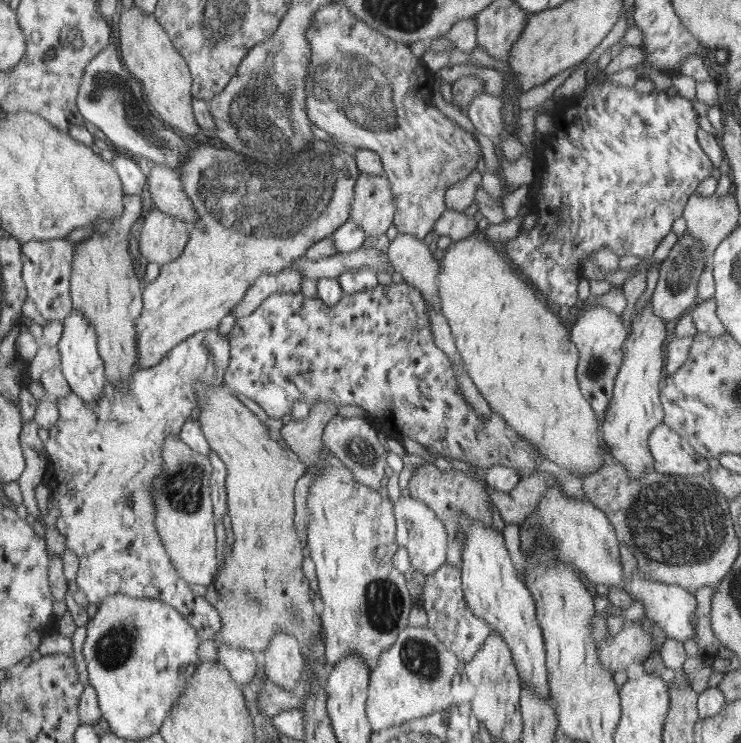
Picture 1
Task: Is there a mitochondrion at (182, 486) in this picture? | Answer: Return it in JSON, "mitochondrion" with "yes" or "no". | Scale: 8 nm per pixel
{"mitochondrion":"yes"}

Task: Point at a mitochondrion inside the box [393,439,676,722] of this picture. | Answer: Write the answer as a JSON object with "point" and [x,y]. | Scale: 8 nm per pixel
{"point":[419,657]}

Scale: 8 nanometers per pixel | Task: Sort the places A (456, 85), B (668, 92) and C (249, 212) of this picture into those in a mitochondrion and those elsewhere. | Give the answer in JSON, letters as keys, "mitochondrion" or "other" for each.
{"A":"other","B":"other","C":"mitochondrion"}

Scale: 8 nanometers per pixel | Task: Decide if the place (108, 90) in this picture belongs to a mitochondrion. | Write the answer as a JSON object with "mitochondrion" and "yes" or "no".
{"mitochondrion":"yes"}

